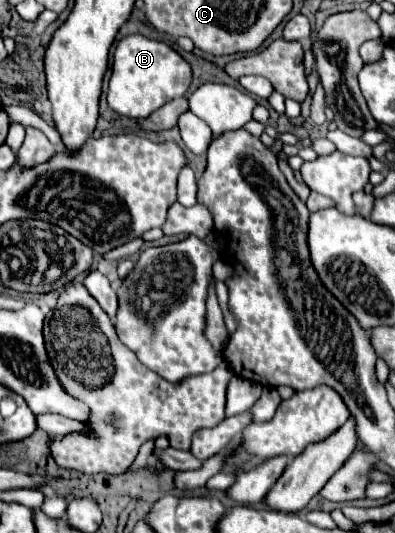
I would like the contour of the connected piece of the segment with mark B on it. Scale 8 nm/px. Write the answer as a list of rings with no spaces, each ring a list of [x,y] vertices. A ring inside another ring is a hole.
[[[142,34],[124,36],[114,52],[108,106],[128,118],[146,118],[174,98],[182,98],[192,82],[192,68],[188,60],[162,40],[146,38]]]

